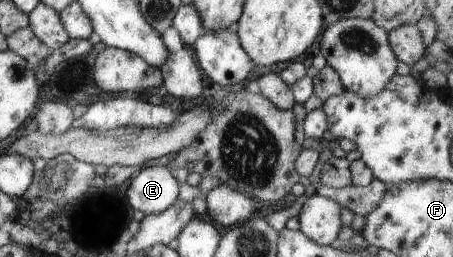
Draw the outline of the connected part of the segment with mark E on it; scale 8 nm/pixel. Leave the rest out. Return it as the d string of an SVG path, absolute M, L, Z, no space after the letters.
M157 162L131 179L125 196L132 209L148 215L167 210L178 201L179 193L180 184L173 171L168 169L168 165Z

